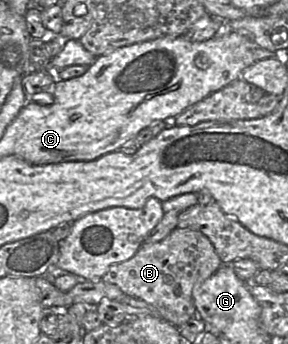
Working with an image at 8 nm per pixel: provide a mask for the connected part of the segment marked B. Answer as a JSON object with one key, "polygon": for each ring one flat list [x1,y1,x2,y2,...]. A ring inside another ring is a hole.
{"polygon":[[175,228,168,236,155,243,143,243,137,253,130,259,112,265,102,280,116,285,126,295,138,298,157,309,160,318,180,327,196,314,193,300,193,288,211,275,222,265,212,242,202,232,187,228]]}

